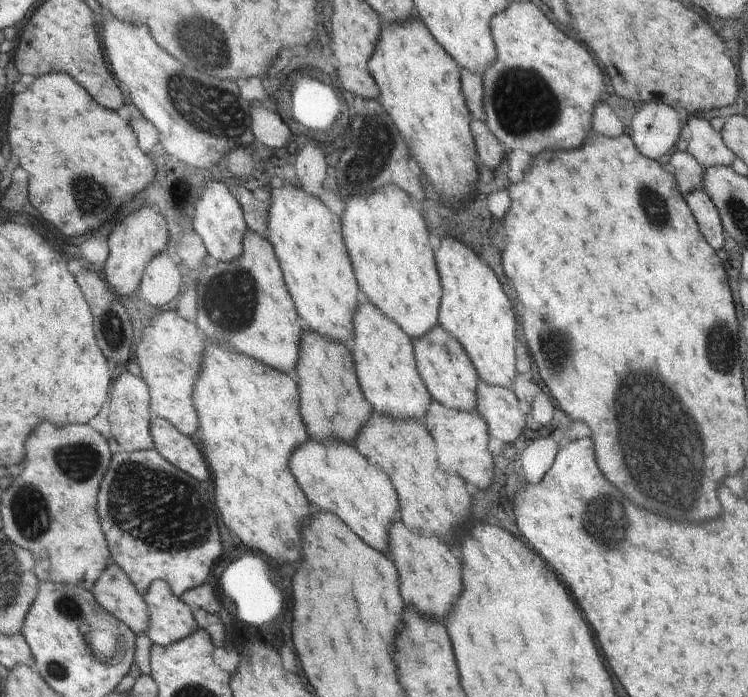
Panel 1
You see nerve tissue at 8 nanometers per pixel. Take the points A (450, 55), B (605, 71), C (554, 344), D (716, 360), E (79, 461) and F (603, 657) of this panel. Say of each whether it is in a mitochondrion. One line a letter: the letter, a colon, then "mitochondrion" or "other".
A: other
B: other
C: mitochondrion
D: mitochondrion
E: mitochondrion
F: other

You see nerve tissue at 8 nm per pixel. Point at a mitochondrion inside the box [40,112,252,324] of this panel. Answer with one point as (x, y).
(93, 200)

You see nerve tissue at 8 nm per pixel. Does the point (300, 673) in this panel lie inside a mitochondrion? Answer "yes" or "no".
no

